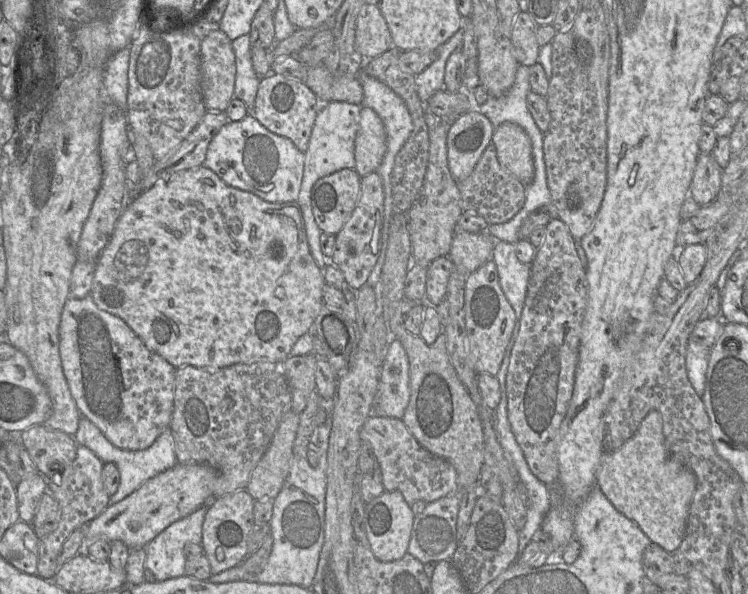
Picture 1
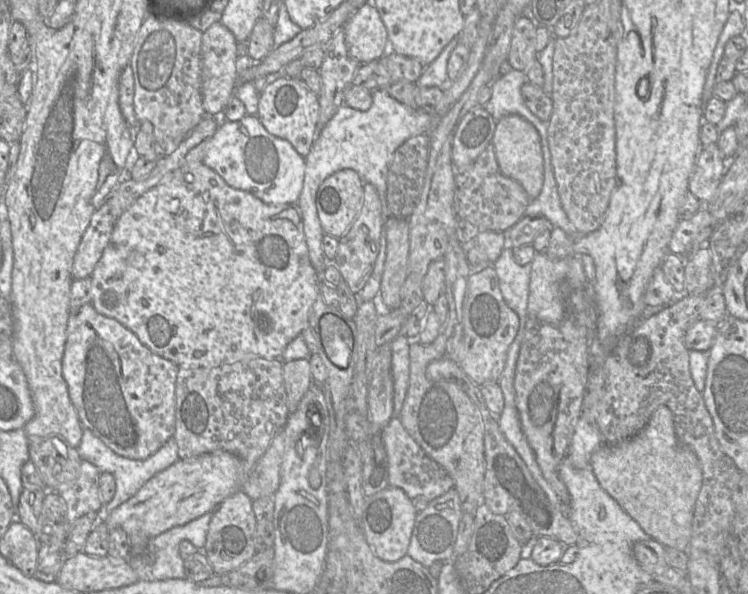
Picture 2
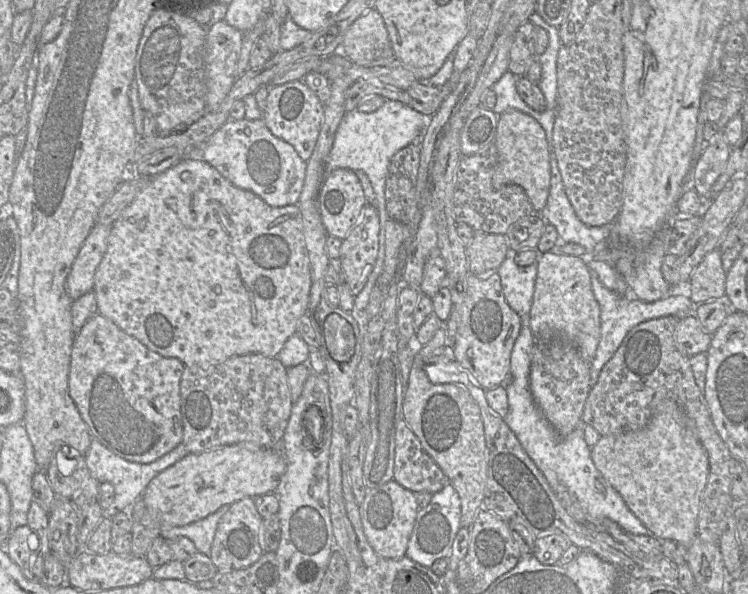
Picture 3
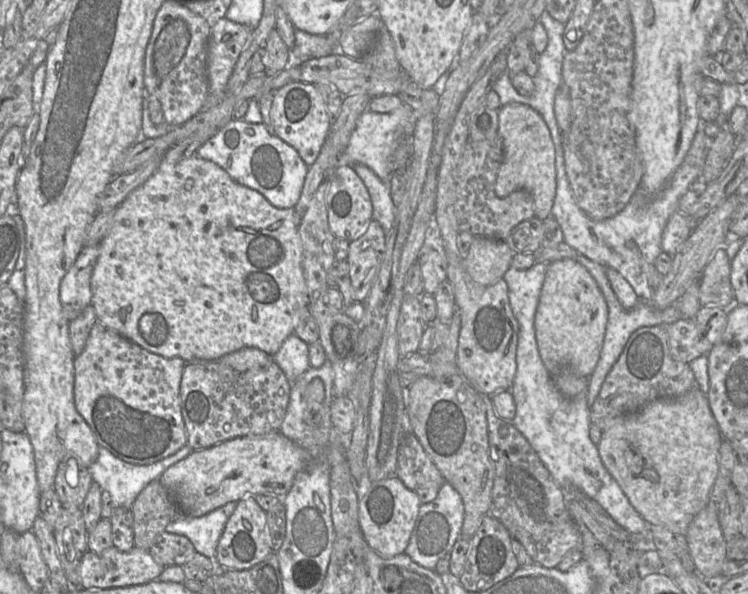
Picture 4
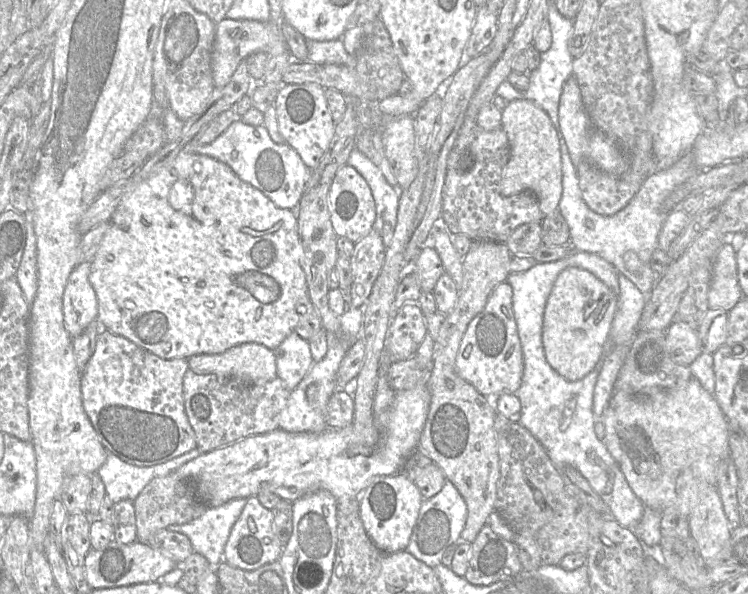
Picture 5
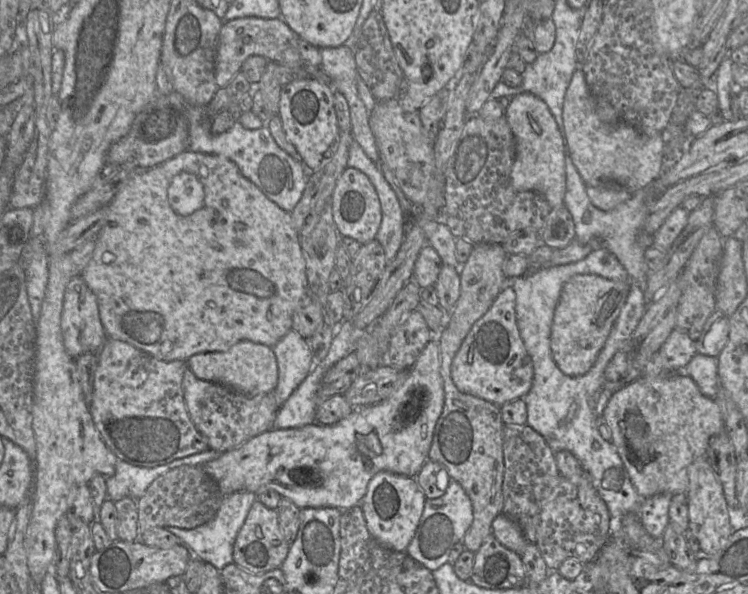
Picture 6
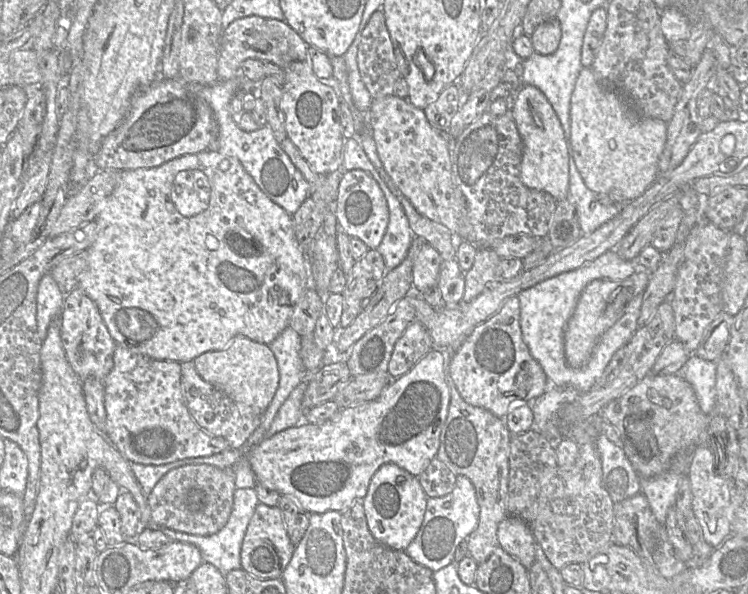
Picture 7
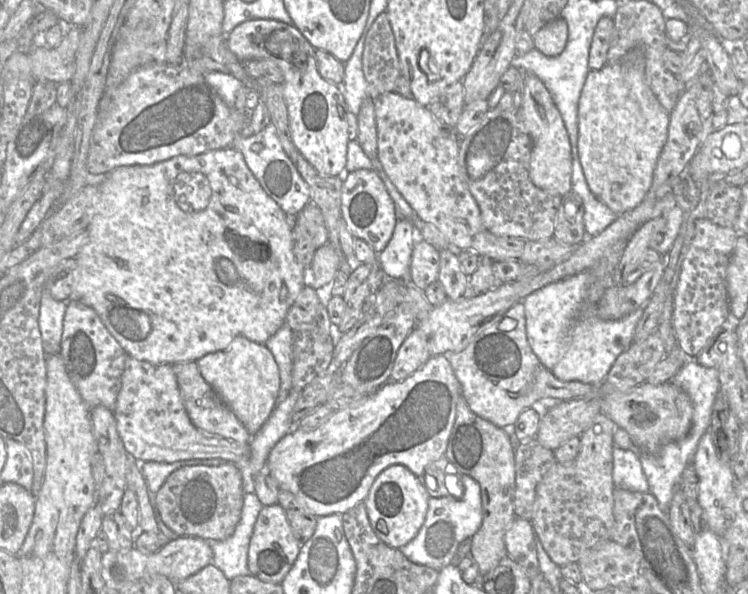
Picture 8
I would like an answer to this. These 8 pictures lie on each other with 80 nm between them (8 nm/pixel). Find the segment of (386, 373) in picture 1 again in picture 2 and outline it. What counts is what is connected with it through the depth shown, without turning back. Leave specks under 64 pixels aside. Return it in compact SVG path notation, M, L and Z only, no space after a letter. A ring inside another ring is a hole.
M400 332L390 343L392 376L394 382L394 415L399 415L406 398L410 381L410 343L405 332Z

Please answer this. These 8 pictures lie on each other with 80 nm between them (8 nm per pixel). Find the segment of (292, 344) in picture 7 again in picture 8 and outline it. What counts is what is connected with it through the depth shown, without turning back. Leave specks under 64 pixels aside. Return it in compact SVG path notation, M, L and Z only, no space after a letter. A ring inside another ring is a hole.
M284 324L265 342L265 346L270 350L275 359L280 375L280 388L275 406L283 402L293 389L292 336L292 329L287 324Z

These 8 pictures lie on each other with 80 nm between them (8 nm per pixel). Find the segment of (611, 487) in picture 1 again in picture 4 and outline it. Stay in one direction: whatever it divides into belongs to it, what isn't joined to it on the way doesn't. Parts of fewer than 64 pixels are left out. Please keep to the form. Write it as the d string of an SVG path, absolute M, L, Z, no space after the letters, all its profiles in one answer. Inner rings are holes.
M697 386L679 397L661 397L653 400L636 413L615 419L613 425L603 431L597 445L599 456L610 475L617 481L628 497L630 503L644 518L649 526L663 526L673 533L686 535L691 522L702 511L709 500L709 496L719 471L719 449L722 433L711 411L707 395Z

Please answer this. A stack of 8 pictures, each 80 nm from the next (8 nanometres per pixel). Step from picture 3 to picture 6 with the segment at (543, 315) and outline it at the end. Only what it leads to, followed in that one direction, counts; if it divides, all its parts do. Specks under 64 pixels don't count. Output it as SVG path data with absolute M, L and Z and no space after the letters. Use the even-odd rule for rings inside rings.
M577 274L563 285L554 312L550 345L553 359L565 375L578 377L591 369L626 302L629 290L630 281L612 281L596 274Z

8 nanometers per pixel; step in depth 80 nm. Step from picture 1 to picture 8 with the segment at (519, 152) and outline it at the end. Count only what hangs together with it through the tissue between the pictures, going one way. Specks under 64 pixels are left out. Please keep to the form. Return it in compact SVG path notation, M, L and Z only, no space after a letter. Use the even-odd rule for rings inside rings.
M527 73L522 92L520 119L532 140L529 177L535 186L560 196L571 190L572 156L569 135L549 91L538 76Z

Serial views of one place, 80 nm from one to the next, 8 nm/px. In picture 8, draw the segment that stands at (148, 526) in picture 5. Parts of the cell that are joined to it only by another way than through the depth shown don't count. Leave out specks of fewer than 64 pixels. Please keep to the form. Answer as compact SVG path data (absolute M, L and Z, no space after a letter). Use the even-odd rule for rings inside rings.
M235 464L183 466L173 471L156 492L155 508L179 537L221 541L235 531L243 507L241 472Z

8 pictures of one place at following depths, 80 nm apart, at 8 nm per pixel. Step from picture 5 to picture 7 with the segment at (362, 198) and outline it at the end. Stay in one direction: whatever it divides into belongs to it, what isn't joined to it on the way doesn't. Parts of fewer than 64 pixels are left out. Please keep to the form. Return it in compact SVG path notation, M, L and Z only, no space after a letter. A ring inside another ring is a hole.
M354 169L344 173L338 189L336 215L339 226L349 237L359 238L369 249L378 249L388 226L389 208L382 189L368 172Z

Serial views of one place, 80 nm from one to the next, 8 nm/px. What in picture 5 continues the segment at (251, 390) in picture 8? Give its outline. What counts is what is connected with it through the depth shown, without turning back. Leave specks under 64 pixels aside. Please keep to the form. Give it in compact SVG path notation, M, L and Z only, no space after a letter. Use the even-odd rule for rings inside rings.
M243 343L221 354L194 355L187 361L196 374L216 374L250 384L278 377L274 352L257 343Z

